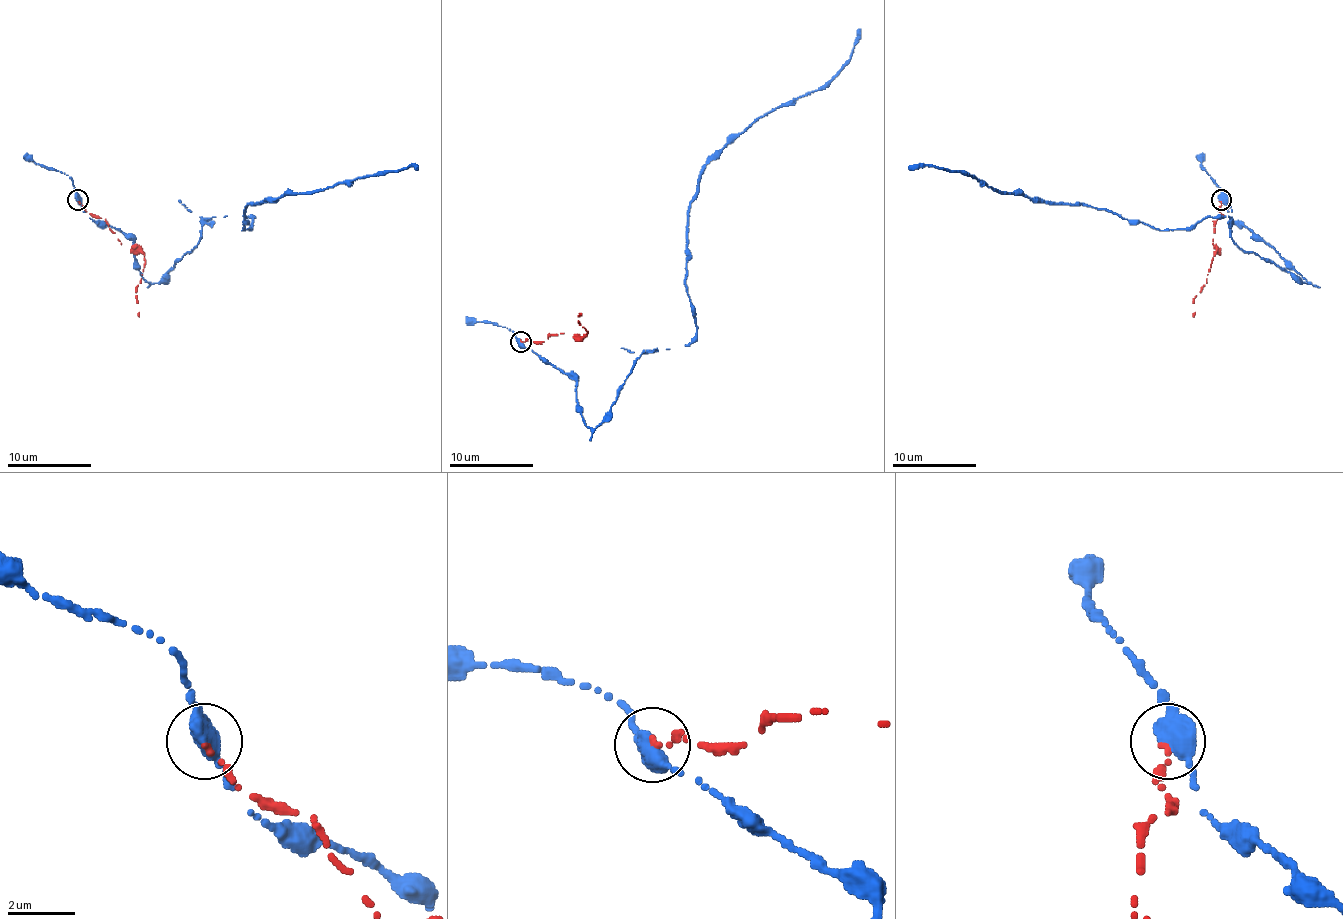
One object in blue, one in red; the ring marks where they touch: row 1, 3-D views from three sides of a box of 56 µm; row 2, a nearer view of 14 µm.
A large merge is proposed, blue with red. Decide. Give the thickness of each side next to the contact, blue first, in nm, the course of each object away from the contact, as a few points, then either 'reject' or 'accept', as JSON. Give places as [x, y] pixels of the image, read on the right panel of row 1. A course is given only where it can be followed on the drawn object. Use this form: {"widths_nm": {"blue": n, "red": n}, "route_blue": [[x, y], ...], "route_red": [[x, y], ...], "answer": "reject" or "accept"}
{"widths_nm": {"blue": 460, "red": 140}, "route_blue": [[1220, 199], [1229, 218], [1309, 283], [1241, 250], [1229, 216], [1160, 231], [996, 191], [937, 166], [908, 166]], "route_red": [[1220, 201], [1212, 243], [1214, 256], [1206, 281], [1195, 296], [1193, 317]], "answer": "reject"}

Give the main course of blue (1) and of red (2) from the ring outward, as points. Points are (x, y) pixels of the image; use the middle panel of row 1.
1: (521, 341), (575, 381), (594, 429), (645, 351), (687, 345), (699, 171), (823, 87), (861, 28)
2: (521, 341), (548, 339), (550, 335), (563, 333), (586, 335), (578, 316), (582, 314)

